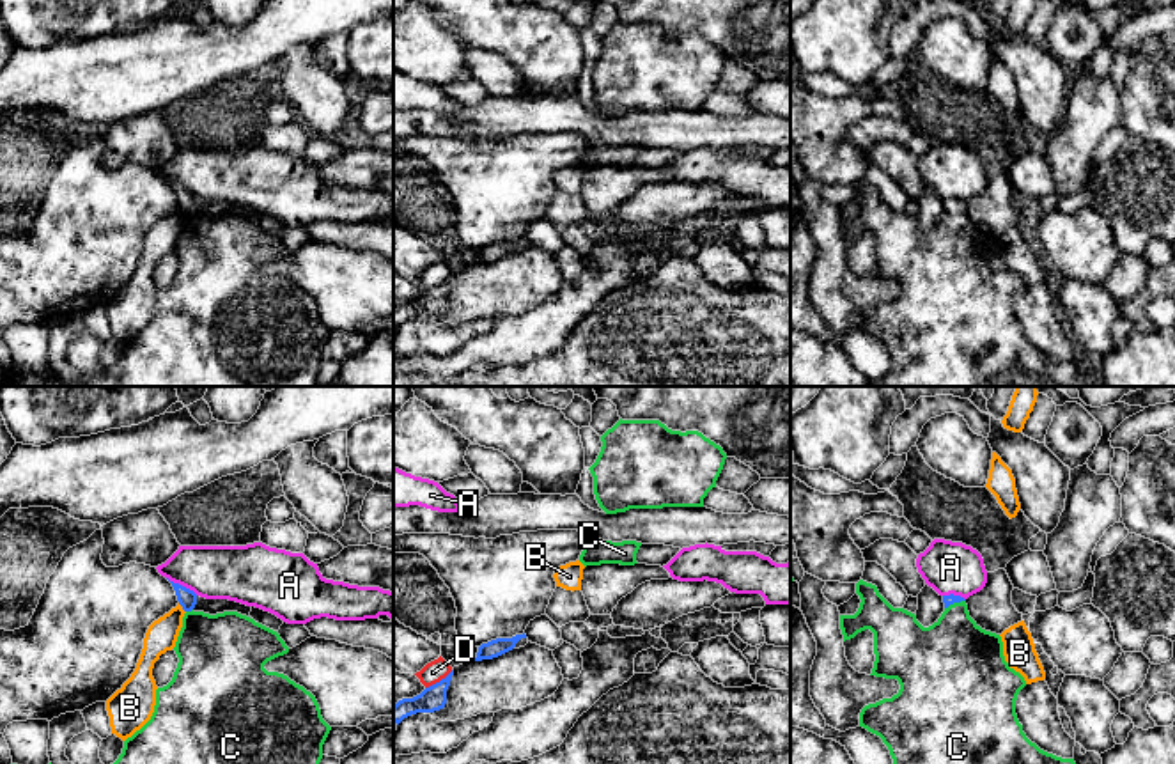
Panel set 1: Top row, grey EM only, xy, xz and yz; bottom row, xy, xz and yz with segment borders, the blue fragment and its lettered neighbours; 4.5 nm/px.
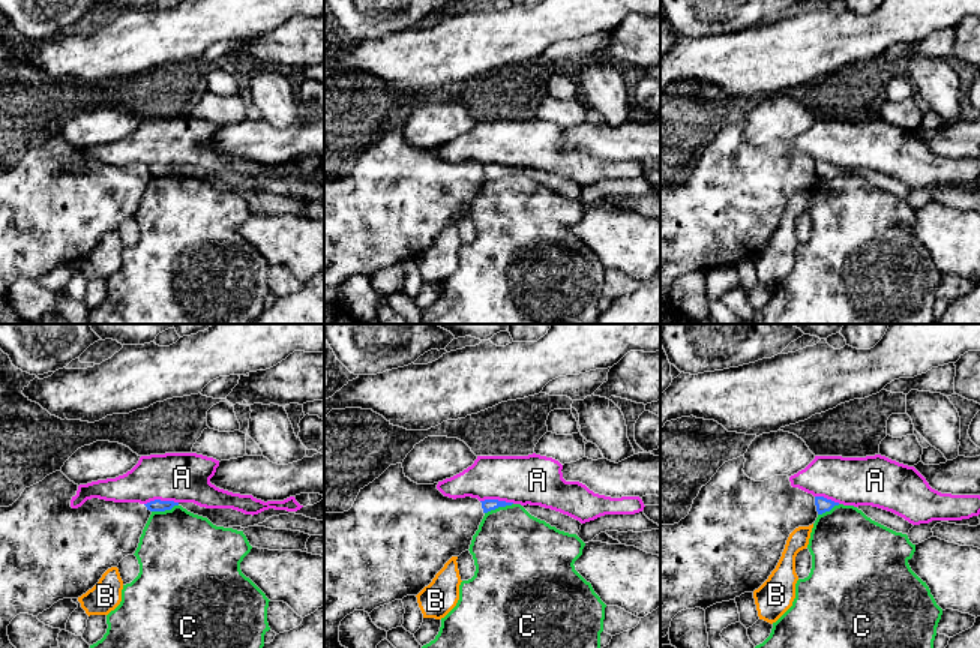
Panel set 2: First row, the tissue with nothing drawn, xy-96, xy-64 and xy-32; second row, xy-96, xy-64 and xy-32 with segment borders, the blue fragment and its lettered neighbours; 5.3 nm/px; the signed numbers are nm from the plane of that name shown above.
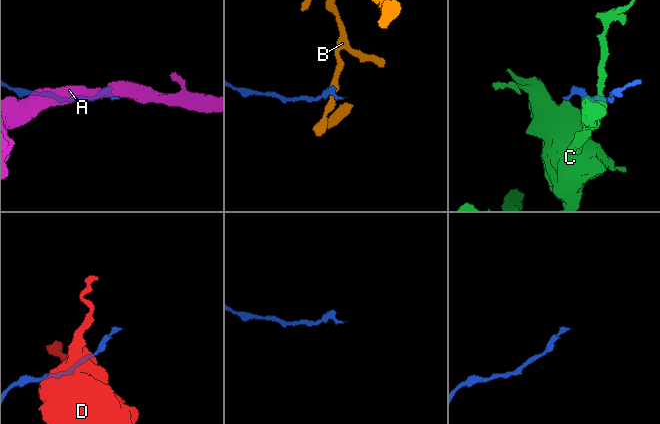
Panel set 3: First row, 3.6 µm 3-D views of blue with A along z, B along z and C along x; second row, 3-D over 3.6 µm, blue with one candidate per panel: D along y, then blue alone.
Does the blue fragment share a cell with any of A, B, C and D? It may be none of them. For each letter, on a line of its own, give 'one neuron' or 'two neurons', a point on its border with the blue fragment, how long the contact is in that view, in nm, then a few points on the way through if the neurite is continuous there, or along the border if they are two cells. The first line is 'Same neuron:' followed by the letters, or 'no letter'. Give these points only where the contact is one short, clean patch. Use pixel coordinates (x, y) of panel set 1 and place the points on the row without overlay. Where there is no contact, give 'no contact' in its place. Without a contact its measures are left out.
Same neuron: C
A: two neurons | xy (181, 188) | 170 nm | along xy (167, 179), (197, 197)
B: two neurons | xy (183, 211) | 60 nm | along xy (178, 206), (185, 215)
C: one neuron | xy (188, 213) | 40 nm | across xy (186, 201), (188, 213), (202, 240), (220, 257)
D: two neurons | xz (440, 284) | 150 nm | along xz (452, 273), (426, 291)

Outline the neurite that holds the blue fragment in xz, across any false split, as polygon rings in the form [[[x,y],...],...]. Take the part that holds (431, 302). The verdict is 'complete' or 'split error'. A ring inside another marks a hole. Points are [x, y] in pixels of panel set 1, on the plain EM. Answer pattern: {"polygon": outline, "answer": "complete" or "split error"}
{"polygon": [[[454,273],[440,285],[425,291],[413,301],[402,301],[393,308],[393,324],[399,328],[404,321],[416,316],[434,316],[445,310],[447,292],[450,289]]], "answer": "complete"}

